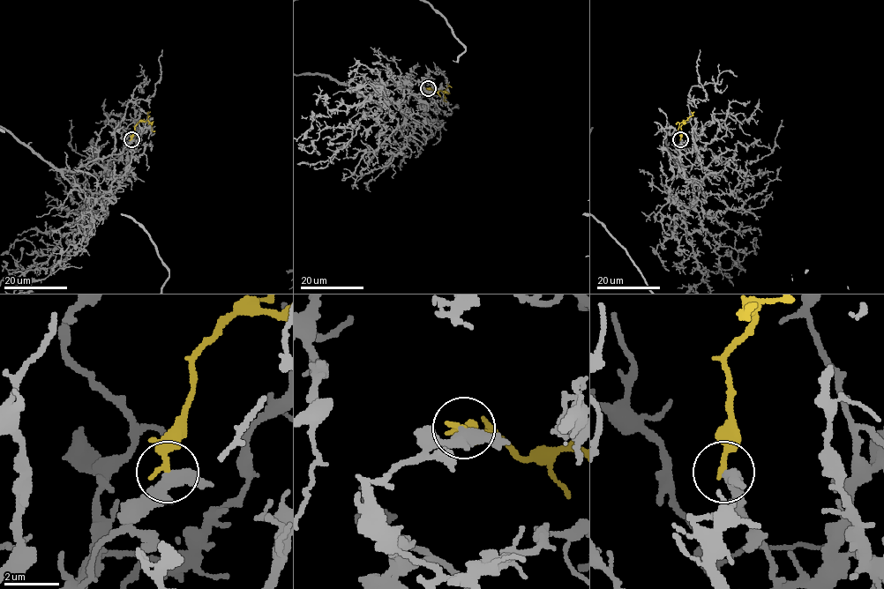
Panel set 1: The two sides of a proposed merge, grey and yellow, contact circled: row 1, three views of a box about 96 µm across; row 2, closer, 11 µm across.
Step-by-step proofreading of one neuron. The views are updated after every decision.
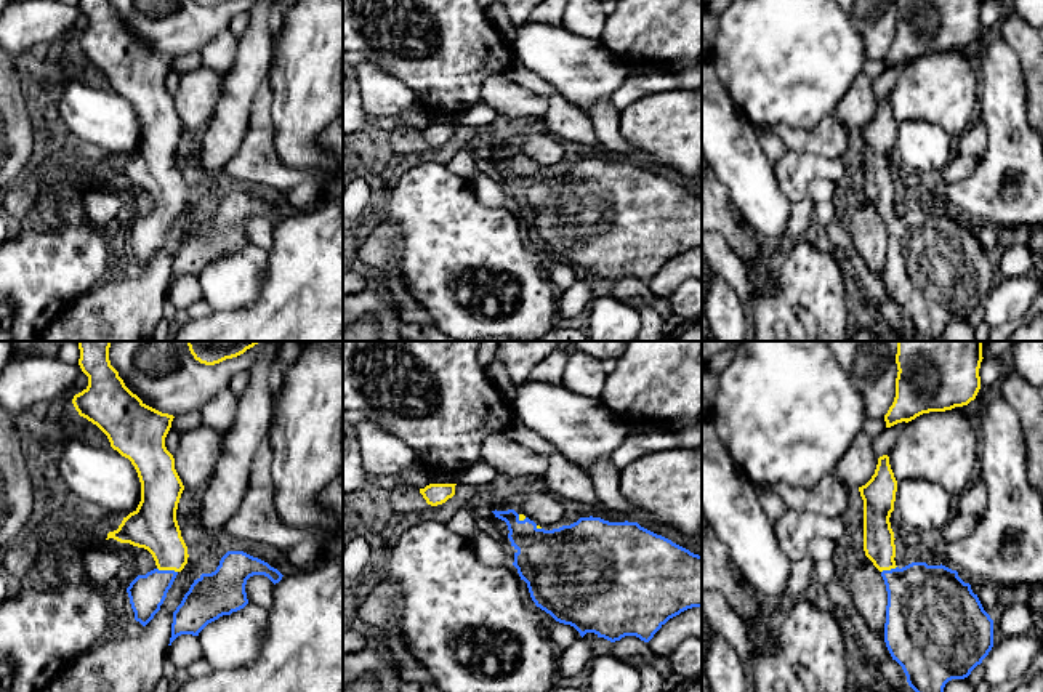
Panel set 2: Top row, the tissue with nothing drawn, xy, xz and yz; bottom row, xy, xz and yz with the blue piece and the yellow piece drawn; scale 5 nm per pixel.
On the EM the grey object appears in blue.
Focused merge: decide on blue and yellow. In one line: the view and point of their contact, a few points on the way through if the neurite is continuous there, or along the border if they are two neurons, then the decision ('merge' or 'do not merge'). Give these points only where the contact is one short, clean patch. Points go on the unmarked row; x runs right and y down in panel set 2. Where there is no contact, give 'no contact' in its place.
contact xy (167, 212); way xy (146, 234), (167, 212), (167, 186), (153, 167); merge

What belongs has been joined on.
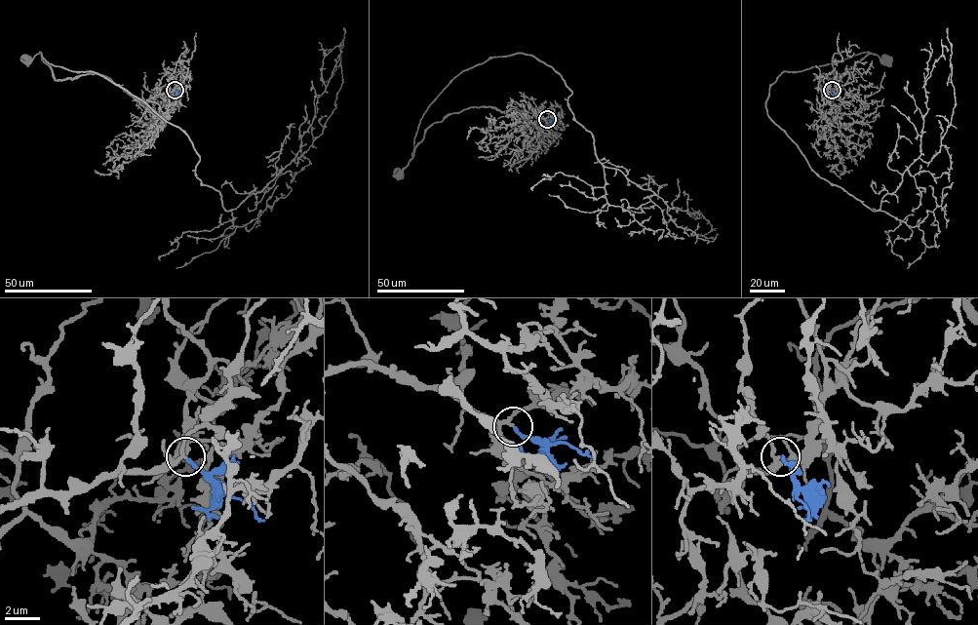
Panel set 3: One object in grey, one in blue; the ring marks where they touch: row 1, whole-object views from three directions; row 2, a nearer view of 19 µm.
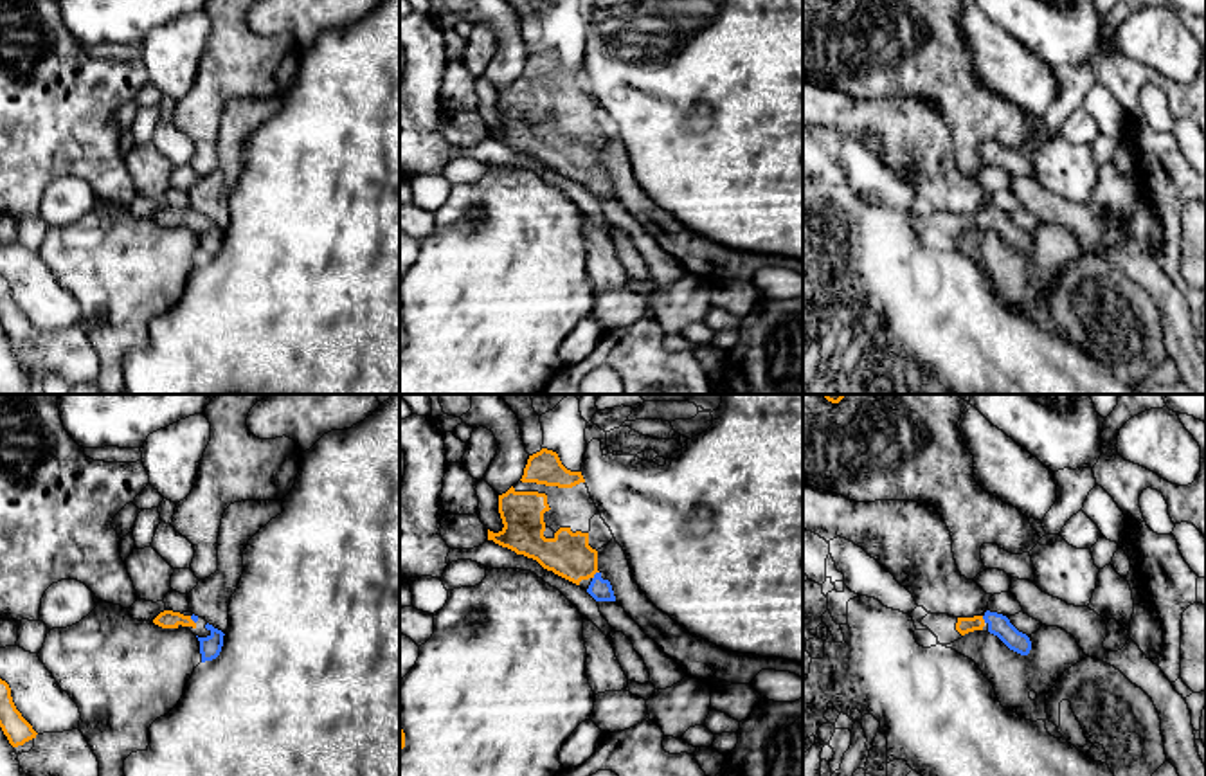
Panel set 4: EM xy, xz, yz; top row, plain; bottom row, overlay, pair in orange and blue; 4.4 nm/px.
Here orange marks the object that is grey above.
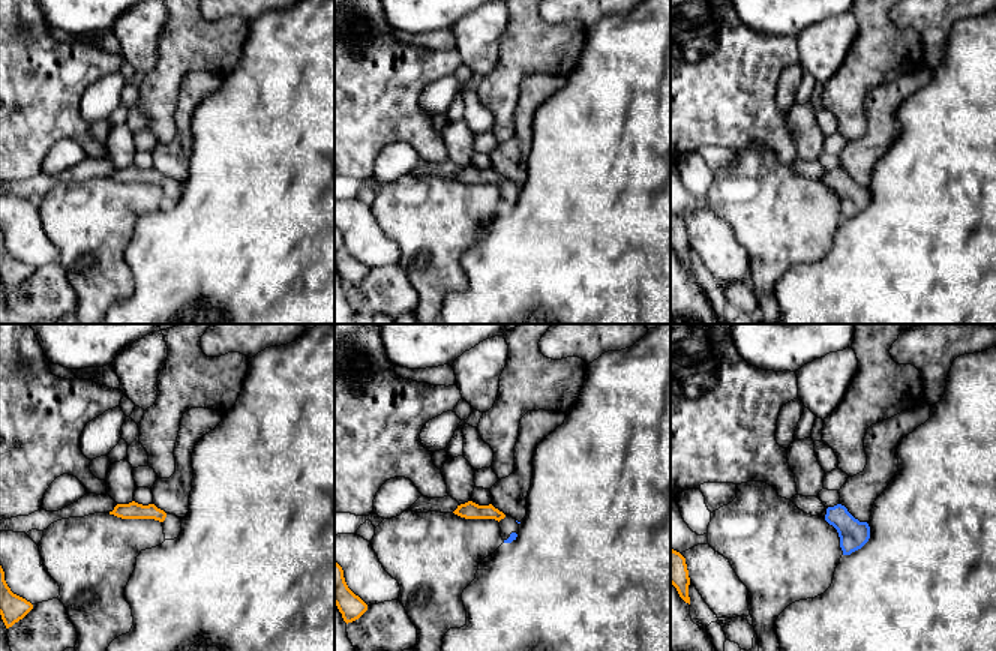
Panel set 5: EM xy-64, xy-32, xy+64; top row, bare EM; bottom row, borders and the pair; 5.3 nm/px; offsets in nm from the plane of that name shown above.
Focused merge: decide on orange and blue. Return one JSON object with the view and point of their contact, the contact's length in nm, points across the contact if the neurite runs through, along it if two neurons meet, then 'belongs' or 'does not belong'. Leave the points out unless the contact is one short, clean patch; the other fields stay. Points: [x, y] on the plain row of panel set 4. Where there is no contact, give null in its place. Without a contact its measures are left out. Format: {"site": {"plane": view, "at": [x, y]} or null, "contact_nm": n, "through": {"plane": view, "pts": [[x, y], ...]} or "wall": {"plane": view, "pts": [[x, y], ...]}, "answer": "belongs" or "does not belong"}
{"site": {"plane": "xz", "at": [594, 170]}, "contact_nm": 50, "through": {"plane": "xz", "pts": [[567, 152], [594, 170], [600, 186]]}, "answer": "belongs"}

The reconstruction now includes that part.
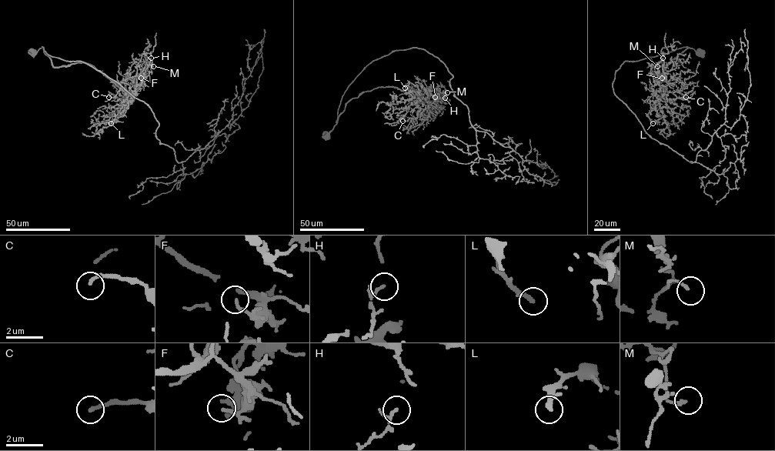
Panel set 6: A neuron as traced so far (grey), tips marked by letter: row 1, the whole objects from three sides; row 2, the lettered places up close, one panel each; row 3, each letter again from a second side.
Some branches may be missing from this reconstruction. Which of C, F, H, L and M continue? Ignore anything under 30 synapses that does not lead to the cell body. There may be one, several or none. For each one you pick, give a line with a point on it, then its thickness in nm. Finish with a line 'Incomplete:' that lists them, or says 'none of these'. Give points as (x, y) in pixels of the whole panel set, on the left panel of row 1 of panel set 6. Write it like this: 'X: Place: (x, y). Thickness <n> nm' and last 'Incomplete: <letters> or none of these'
C: Place: (108, 97). Thickness 170 nm
L: Place: (111, 123). Thickness 260 nm
Incomplete: C, L

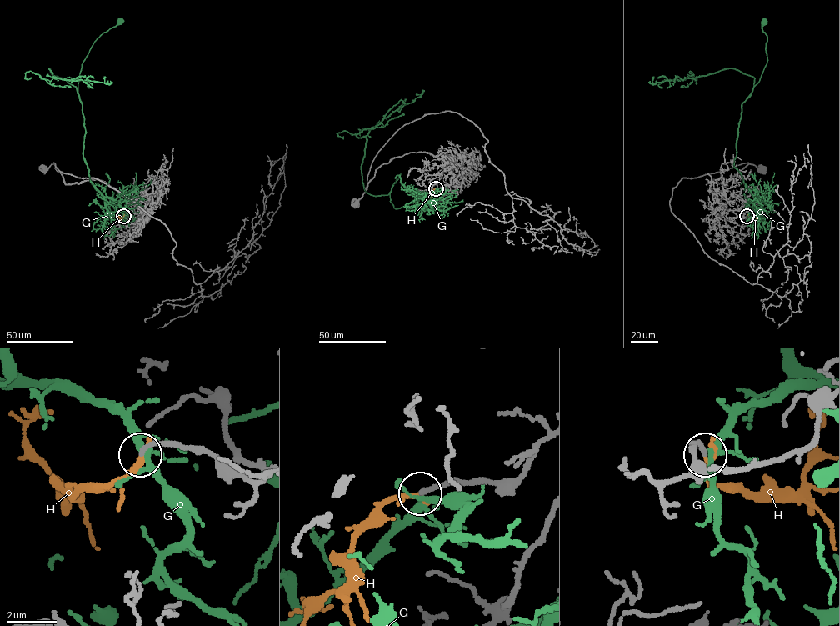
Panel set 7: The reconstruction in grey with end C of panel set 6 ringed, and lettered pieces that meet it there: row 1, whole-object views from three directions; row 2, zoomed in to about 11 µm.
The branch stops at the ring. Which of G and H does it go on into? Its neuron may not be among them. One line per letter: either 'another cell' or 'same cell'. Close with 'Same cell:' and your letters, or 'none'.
G: another cell
H: same cell
Same cell: H

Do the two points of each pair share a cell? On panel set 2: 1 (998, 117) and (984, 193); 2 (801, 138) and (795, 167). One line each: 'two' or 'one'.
1: one
2: two

